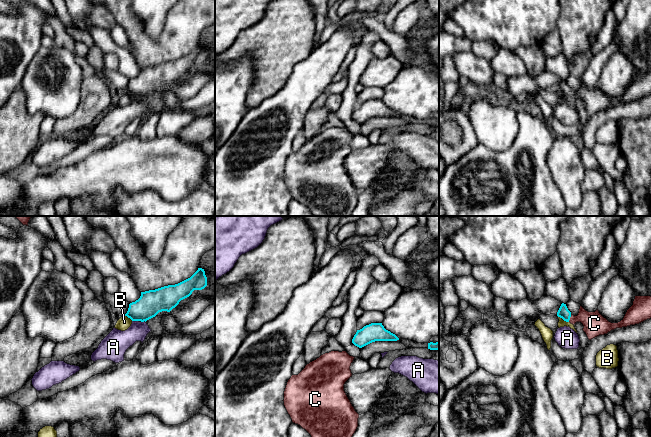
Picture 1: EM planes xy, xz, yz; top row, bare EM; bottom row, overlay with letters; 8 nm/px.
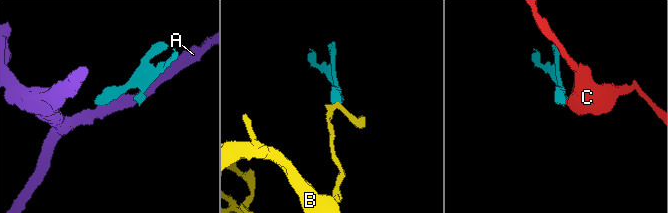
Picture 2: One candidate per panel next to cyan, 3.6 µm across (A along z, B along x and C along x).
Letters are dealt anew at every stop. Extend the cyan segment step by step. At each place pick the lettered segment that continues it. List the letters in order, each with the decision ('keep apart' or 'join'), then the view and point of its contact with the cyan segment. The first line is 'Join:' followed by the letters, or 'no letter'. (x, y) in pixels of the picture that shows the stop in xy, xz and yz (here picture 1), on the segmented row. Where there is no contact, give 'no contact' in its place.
Join: C
A: keep apart | xy (135, 320)
B: keep apart | yz (563, 319)
C: join | yz (569, 318)

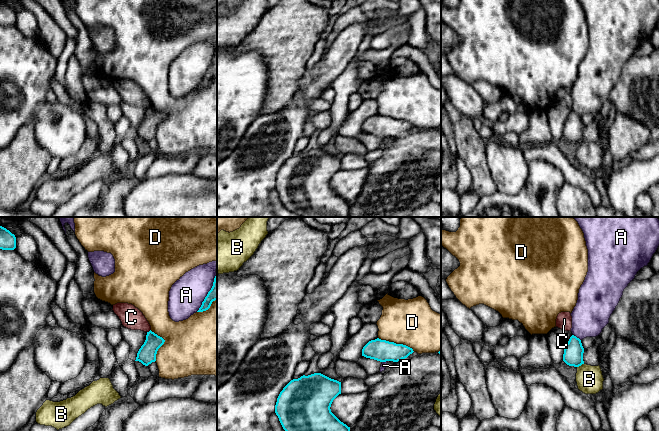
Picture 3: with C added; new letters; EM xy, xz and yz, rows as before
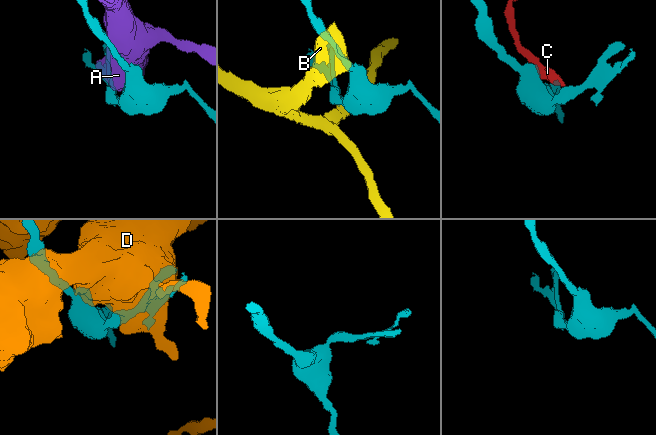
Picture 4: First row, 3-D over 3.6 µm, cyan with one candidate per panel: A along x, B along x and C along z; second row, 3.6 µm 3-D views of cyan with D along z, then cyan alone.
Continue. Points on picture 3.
Join: no letter
A: keep apart | xy (208, 293)
B: keep apart | yz (580, 365)
C: keep apart | xy (149, 331)
D: keep apart | xz (395, 343)

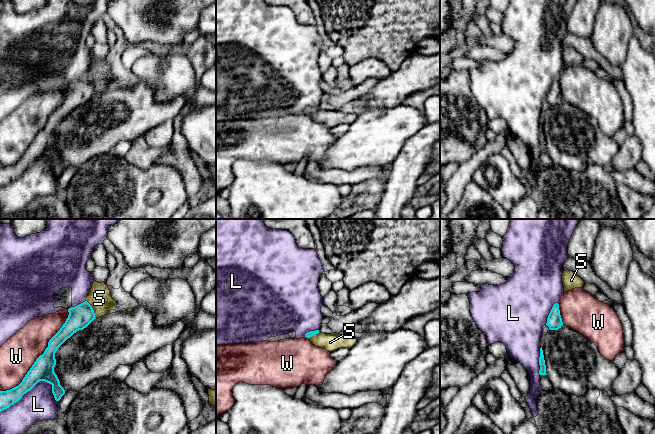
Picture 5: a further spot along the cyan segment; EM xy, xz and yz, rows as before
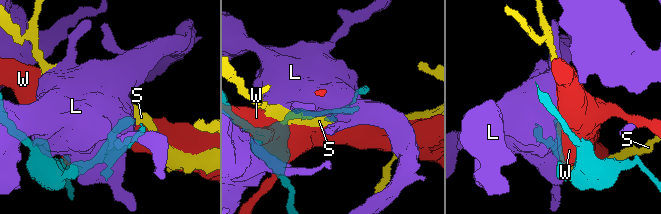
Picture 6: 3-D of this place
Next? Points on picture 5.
Join: no letter
L: keep apart | xy (34, 385)
S: keep apart | xy (92, 309)
W: keep apart | xy (40, 355)

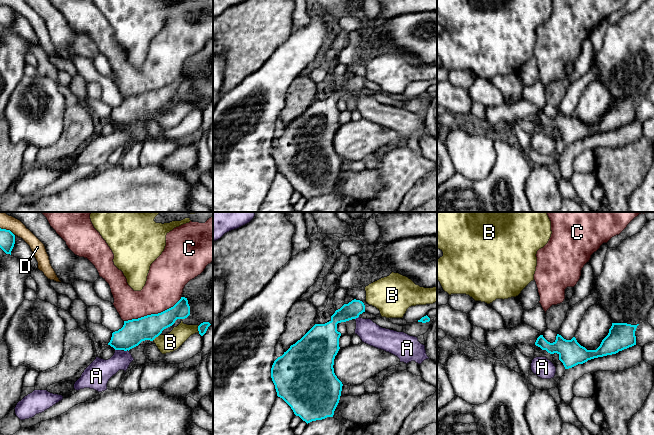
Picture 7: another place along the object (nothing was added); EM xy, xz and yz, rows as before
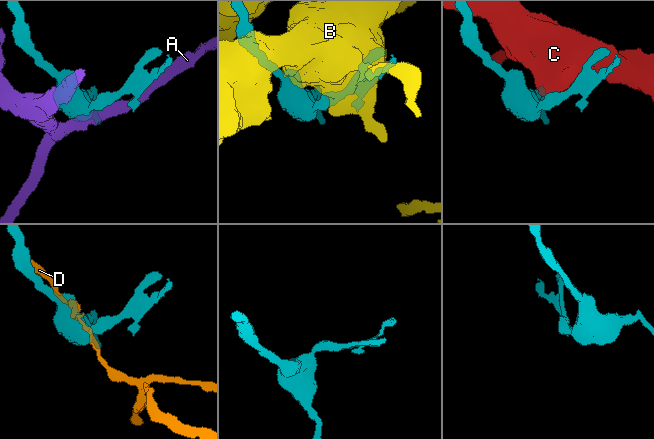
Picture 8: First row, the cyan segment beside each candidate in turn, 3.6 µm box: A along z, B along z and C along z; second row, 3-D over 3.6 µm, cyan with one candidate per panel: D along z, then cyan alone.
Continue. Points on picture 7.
Join: no letter
A: keep apart | xy (118, 349)
B: keep apart | xy (155, 337)
C: keep apart | xy (153, 314)
D: keep apart | xy (7, 230)

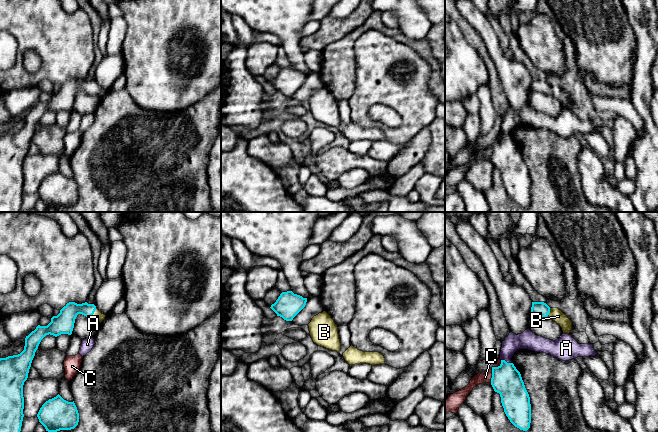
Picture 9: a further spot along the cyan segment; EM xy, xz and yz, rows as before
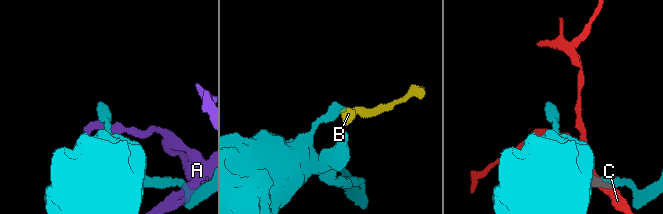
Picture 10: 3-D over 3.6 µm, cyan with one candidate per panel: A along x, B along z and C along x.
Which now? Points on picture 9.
Join: B
A: keep apart | yz (505, 361)
B: join | xy (94, 311)
C: keep apart | yz (492, 370)

